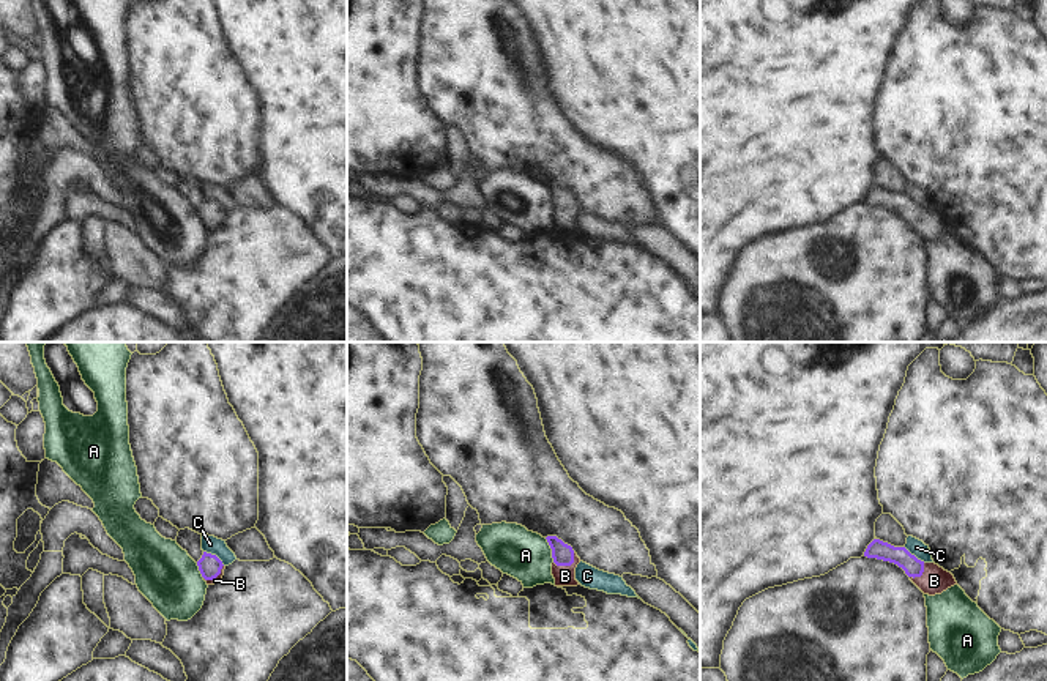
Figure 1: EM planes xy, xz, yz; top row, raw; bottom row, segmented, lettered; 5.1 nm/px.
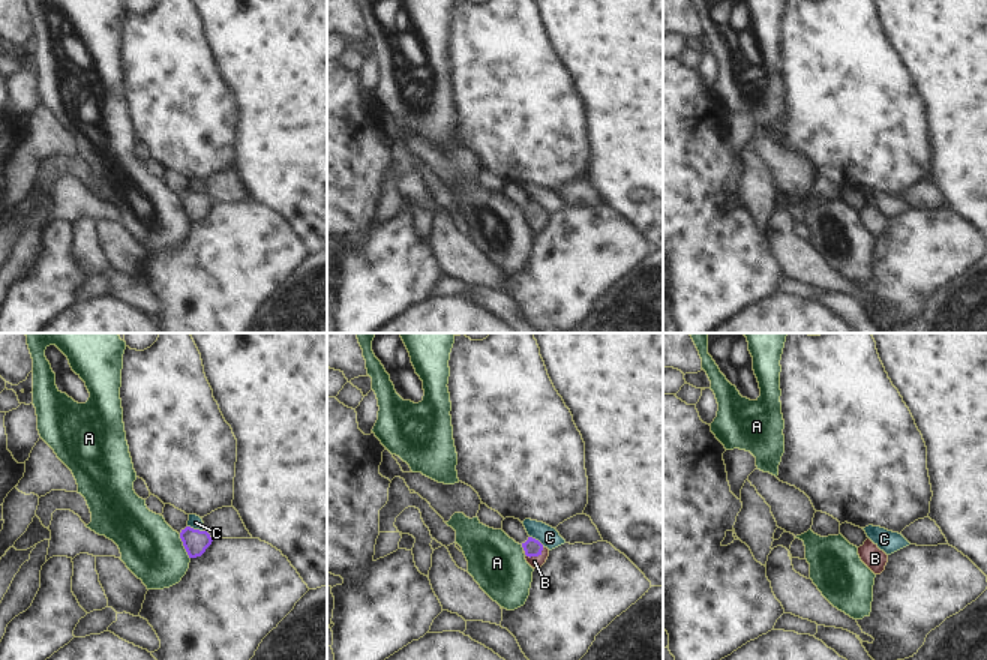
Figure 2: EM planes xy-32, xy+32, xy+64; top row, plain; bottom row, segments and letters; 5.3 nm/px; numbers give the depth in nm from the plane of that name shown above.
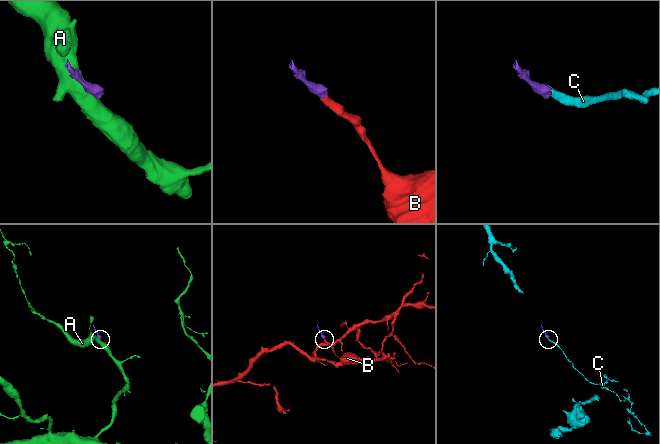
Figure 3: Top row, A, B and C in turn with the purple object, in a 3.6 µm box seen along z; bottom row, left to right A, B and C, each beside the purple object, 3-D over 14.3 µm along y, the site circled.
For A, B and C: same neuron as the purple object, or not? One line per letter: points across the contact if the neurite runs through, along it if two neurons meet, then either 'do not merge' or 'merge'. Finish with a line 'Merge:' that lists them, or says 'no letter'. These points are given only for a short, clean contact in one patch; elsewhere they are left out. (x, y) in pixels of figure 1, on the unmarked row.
A: border xz (544, 185), (554, 208); do not merge
B: way xz (563, 202), (568, 212), (565, 223); merge
C: border xy (204, 197), (215, 202), (224, 212); do not merge
Merge: B

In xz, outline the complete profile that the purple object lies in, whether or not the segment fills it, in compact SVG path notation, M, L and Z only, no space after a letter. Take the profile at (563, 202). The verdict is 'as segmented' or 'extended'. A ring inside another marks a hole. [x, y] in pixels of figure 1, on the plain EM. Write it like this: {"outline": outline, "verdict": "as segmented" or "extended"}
{"outline": "M557 183L546 184L552 195L552 222L555 225L555 233L577 233L580 232L576 227L576 214L580 210L580 205L572 197L571 192L564 191Z", "verdict": "extended"}

